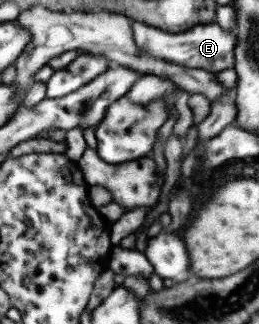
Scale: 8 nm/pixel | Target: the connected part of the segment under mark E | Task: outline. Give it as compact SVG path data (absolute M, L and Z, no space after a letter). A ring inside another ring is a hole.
M135 21L133 32L139 48L143 52L155 55L159 60L182 67L212 72L233 69L236 36L230 31L220 29L217 23L194 24L188 31L167 33L157 29L157 27L148 26L142 21Z

